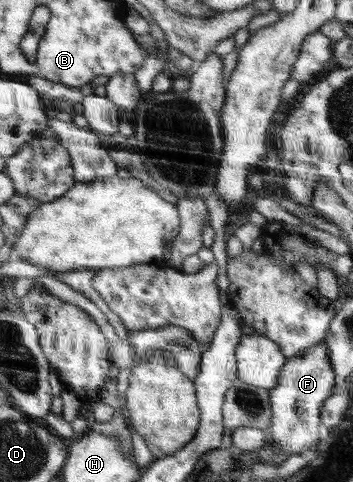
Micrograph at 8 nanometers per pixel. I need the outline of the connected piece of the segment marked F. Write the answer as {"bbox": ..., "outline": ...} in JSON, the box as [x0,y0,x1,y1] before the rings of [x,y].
{"bbox":[268,345,336,457],"outline":[[[315,345],[298,358],[288,358],[282,370],[276,387],[269,390],[271,401],[271,425],[268,428],[270,443],[273,450],[286,457],[293,453],[300,454],[311,447],[316,448],[320,443],[322,430],[320,410],[324,400],[332,395],[336,377],[330,361],[328,361],[327,345]]]}

